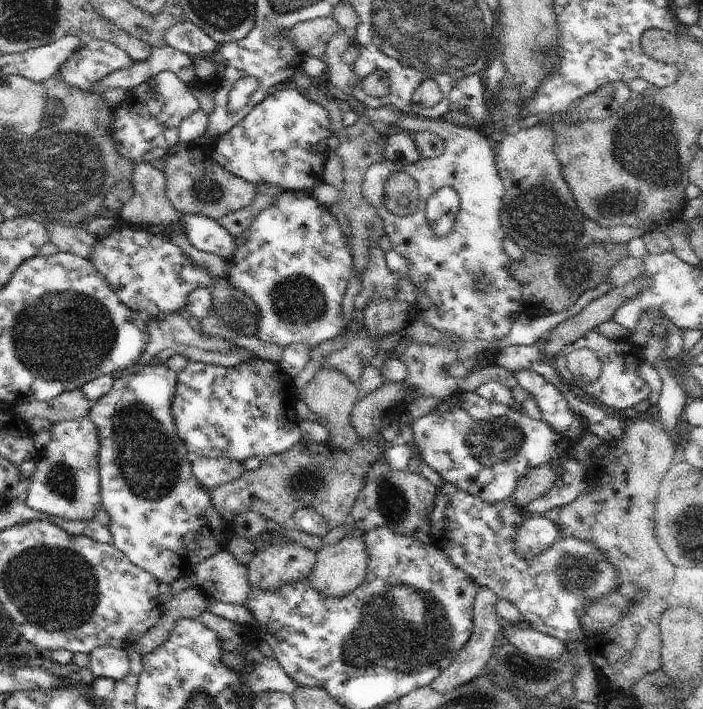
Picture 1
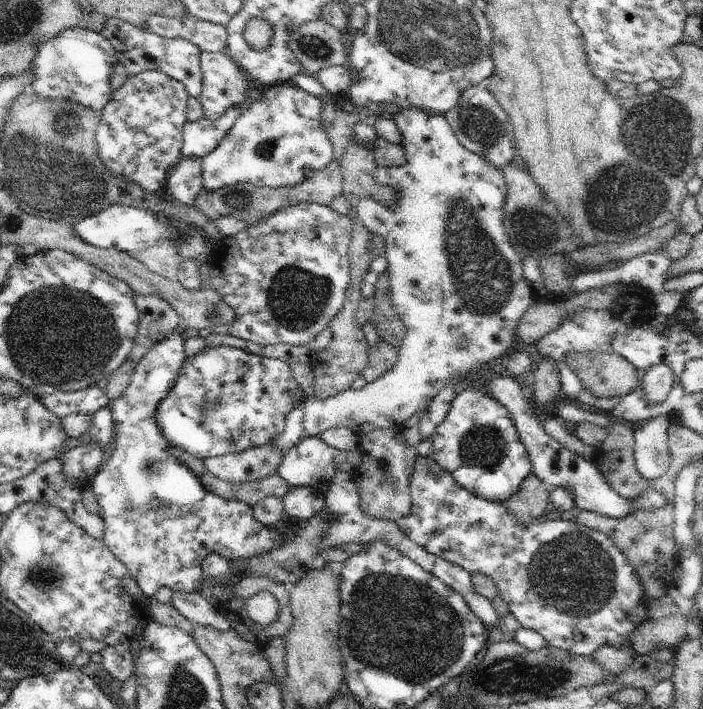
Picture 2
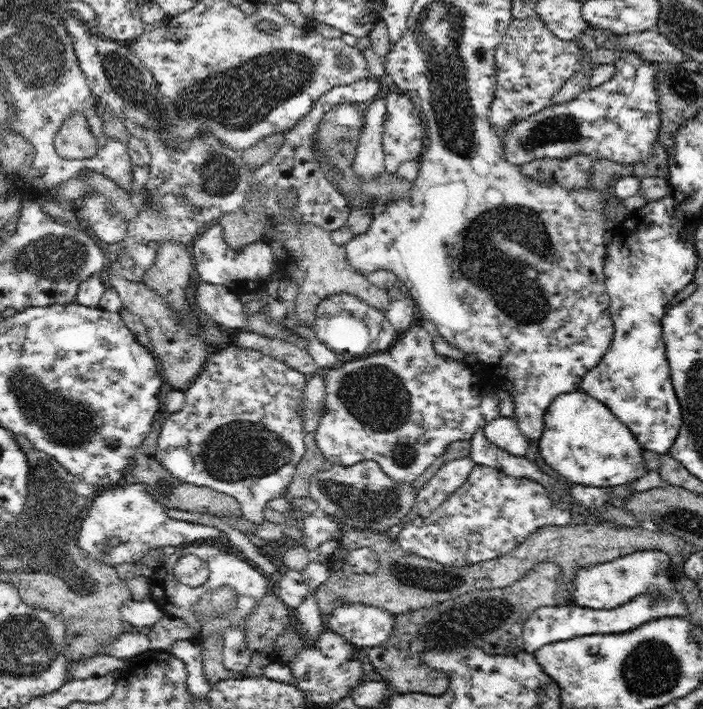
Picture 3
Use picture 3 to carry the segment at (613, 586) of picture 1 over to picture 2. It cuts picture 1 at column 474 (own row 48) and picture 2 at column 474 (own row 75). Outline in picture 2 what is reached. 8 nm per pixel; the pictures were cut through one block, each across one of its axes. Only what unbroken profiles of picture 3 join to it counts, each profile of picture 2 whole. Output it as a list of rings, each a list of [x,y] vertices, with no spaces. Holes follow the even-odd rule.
[[[417,454],[408,488],[412,506],[406,518],[397,520],[398,528],[426,552],[460,565],[471,574],[482,572],[490,576],[509,612],[524,628],[534,629],[546,639],[548,645],[575,655],[592,655],[597,648],[608,644],[614,648],[633,648],[630,636],[648,620],[646,592],[630,561],[606,534],[559,517],[520,524],[502,503],[474,496],[460,486],[434,460],[433,455]]]

